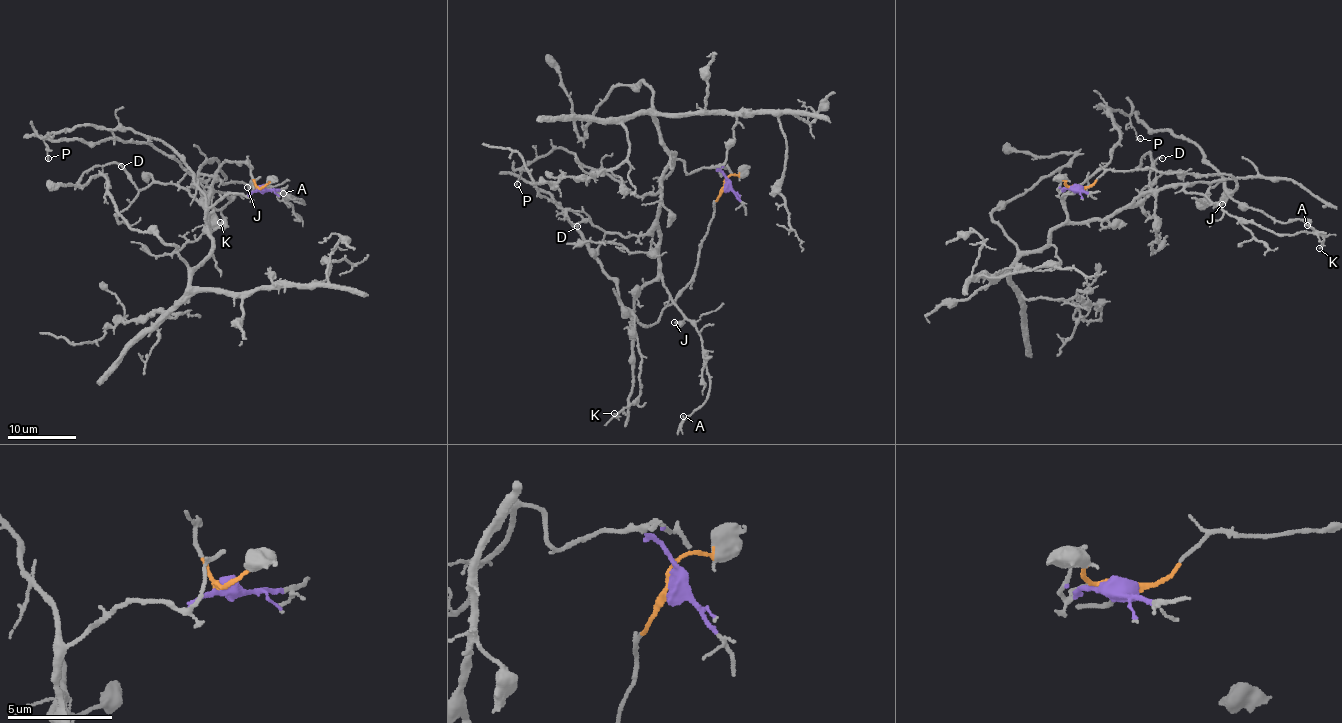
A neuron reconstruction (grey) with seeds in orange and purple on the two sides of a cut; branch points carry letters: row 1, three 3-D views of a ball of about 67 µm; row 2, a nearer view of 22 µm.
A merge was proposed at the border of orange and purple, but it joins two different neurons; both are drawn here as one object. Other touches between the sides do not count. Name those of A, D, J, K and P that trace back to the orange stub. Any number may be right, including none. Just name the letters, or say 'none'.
K

